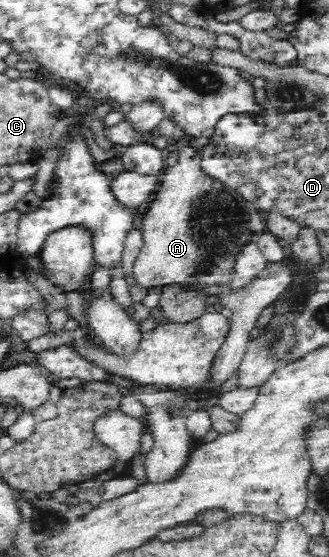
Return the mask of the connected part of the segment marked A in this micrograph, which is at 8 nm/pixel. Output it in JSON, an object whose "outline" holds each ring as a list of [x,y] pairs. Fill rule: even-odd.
{"outline":[[[191,142],[179,150],[179,158],[175,166],[166,167],[159,176],[159,188],[151,201],[141,222],[144,247],[140,250],[133,266],[136,284],[149,290],[158,290],[164,285],[195,286],[196,289],[216,286],[227,286],[234,276],[235,256],[248,242],[255,241],[255,236],[264,233],[263,213],[254,203],[242,198],[238,191],[226,183],[212,178],[203,170],[203,152],[196,149]]]}

